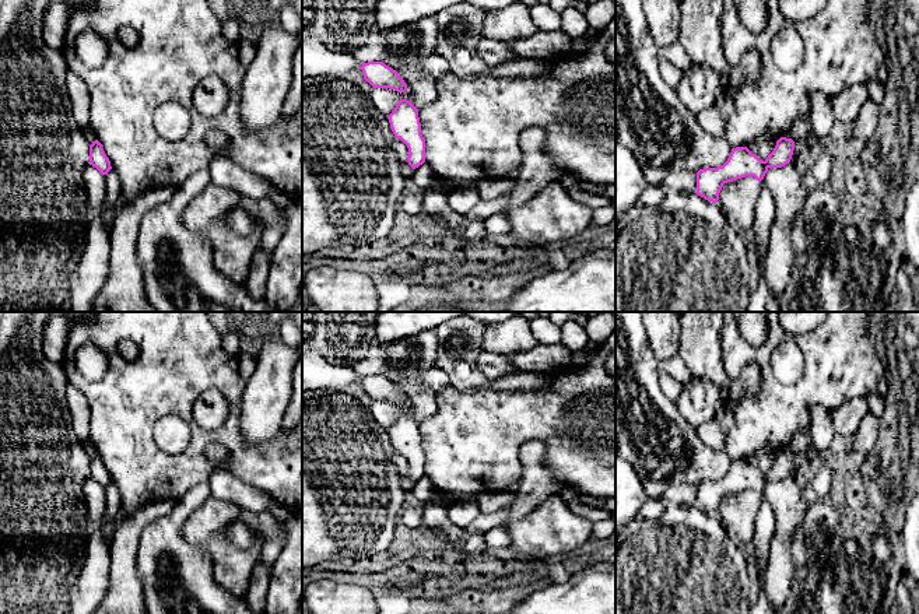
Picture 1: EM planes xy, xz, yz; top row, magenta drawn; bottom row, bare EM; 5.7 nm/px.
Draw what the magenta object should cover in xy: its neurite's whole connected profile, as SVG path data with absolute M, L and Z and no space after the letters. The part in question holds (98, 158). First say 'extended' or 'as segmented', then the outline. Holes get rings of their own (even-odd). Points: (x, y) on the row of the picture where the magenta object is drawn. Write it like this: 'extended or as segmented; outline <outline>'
as segmented; outline M98 140L90 145L90 165L95 166L102 175L108 175L112 169L111 161Z

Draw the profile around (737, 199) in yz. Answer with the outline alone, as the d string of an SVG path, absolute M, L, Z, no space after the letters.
M746 176L723 185L718 204L729 224L741 234L751 232L755 220L755 204L760 182Z

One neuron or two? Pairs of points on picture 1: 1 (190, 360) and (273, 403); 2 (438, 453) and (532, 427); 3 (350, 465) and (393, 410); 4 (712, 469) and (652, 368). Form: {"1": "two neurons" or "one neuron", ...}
{"1": "two neurons", "2": "one neuron", "3": "two neurons", "4": "one neuron"}

